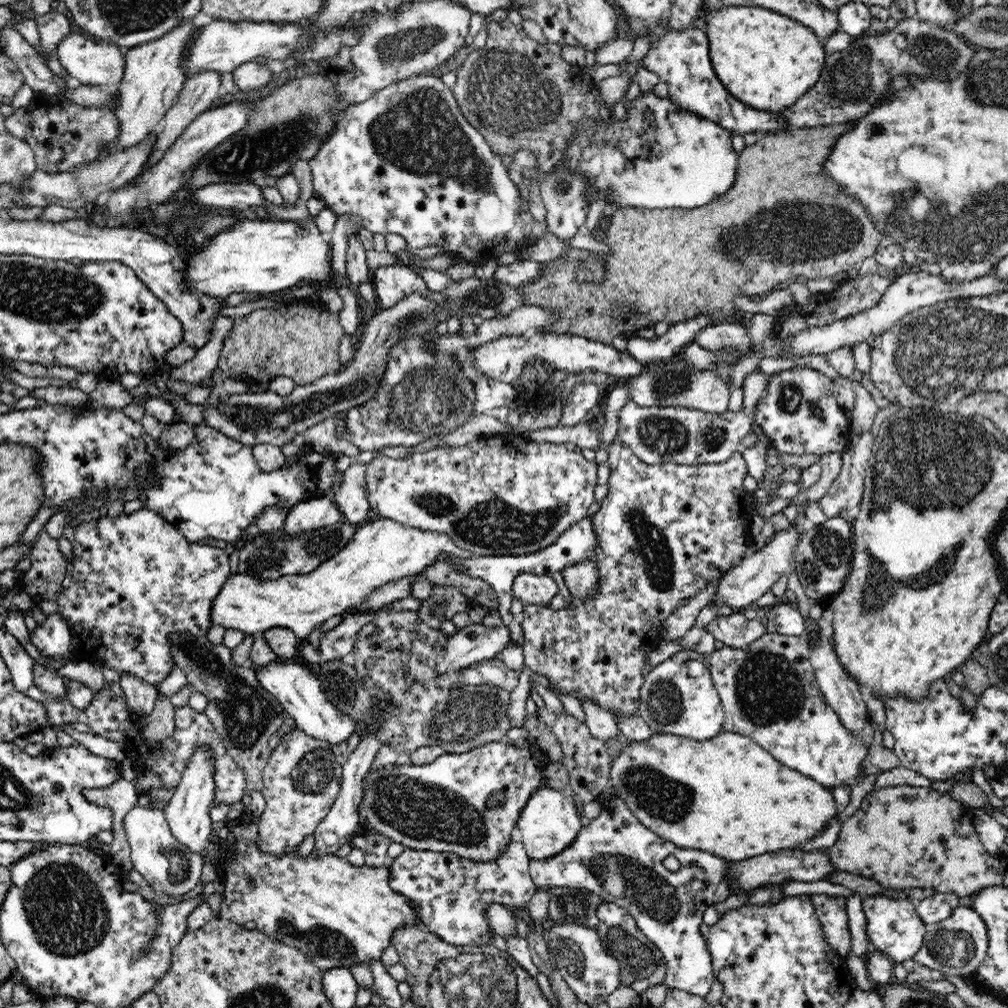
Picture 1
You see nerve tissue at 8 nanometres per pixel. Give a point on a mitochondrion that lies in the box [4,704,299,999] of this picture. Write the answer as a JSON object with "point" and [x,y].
{"point":[68,913]}

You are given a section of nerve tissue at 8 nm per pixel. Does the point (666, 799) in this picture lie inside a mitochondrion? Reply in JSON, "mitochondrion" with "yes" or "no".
{"mitochondrion":"yes"}

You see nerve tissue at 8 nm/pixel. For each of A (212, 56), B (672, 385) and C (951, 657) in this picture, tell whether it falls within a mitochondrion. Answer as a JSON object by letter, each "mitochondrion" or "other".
{"A":"other","B":"mitochondrion","C":"other"}

